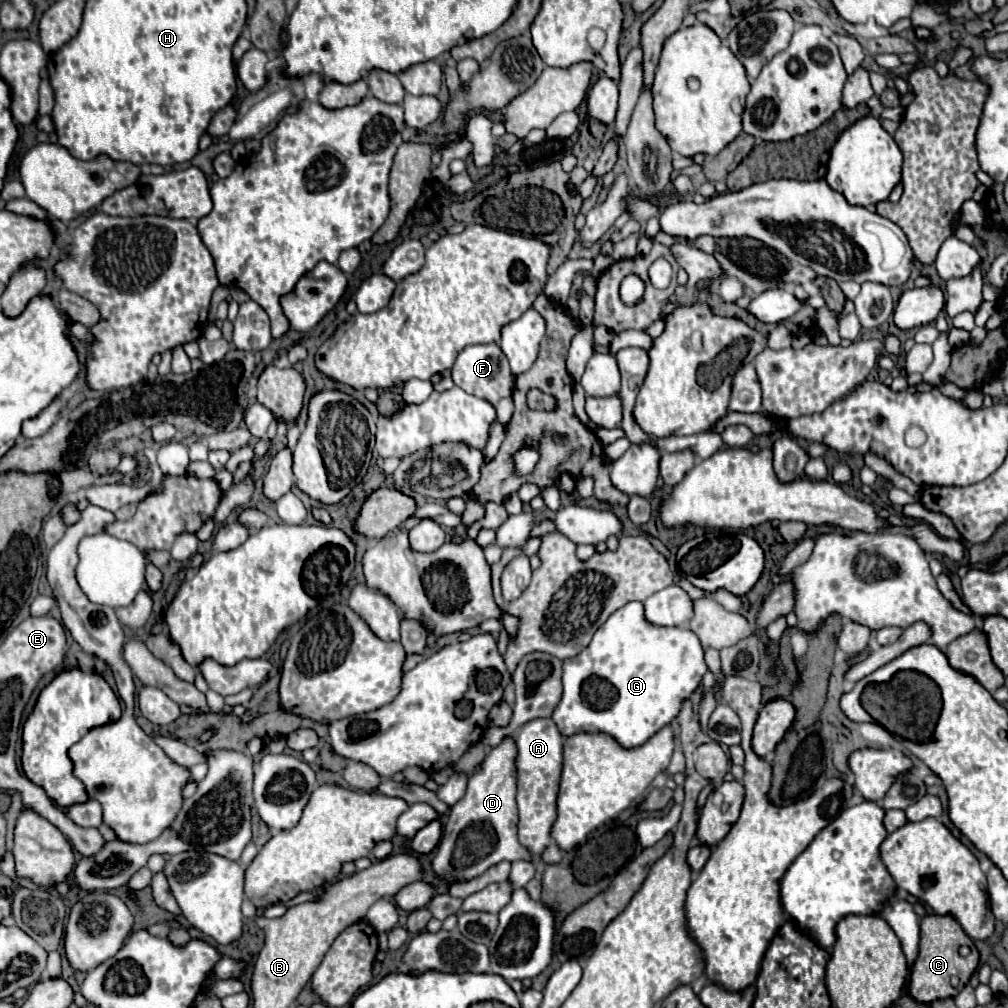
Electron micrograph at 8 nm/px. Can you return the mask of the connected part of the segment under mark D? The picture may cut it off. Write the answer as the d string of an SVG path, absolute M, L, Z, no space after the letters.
M506 736L496 748L490 748L486 758L480 764L480 770L476 770L468 778L468 788L462 800L458 800L446 818L442 840L438 844L436 858L432 862L432 868L440 878L444 878L448 884L458 880L470 880L480 876L484 870L488 870L492 864L498 864L502 860L514 862L514 860L532 860L532 854L518 842L516 826L518 826L518 808L516 808L516 742L514 738Z

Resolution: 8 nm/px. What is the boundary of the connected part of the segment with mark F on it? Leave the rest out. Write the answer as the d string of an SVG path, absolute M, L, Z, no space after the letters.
M484 344L484 346L468 346L464 348L454 366L452 366L452 378L454 384L460 386L462 390L466 390L468 394L474 394L478 398L484 398L492 404L496 404L500 398L512 396L512 372L510 372L510 364L508 358L504 356L504 352L500 350L498 344Z

